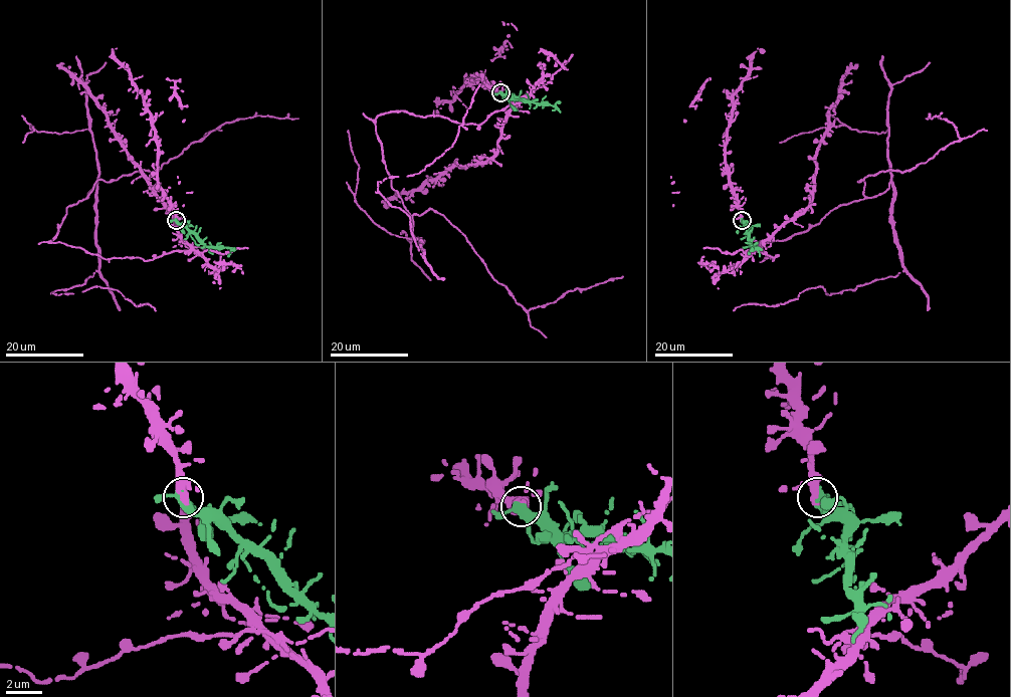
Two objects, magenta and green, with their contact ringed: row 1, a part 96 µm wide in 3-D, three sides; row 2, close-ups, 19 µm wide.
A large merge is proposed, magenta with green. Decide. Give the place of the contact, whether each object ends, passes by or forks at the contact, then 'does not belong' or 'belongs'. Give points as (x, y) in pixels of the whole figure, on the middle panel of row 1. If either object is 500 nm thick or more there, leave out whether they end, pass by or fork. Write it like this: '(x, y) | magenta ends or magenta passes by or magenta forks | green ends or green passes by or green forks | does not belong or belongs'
(500, 92) | magenta ends | green forks | belongs

